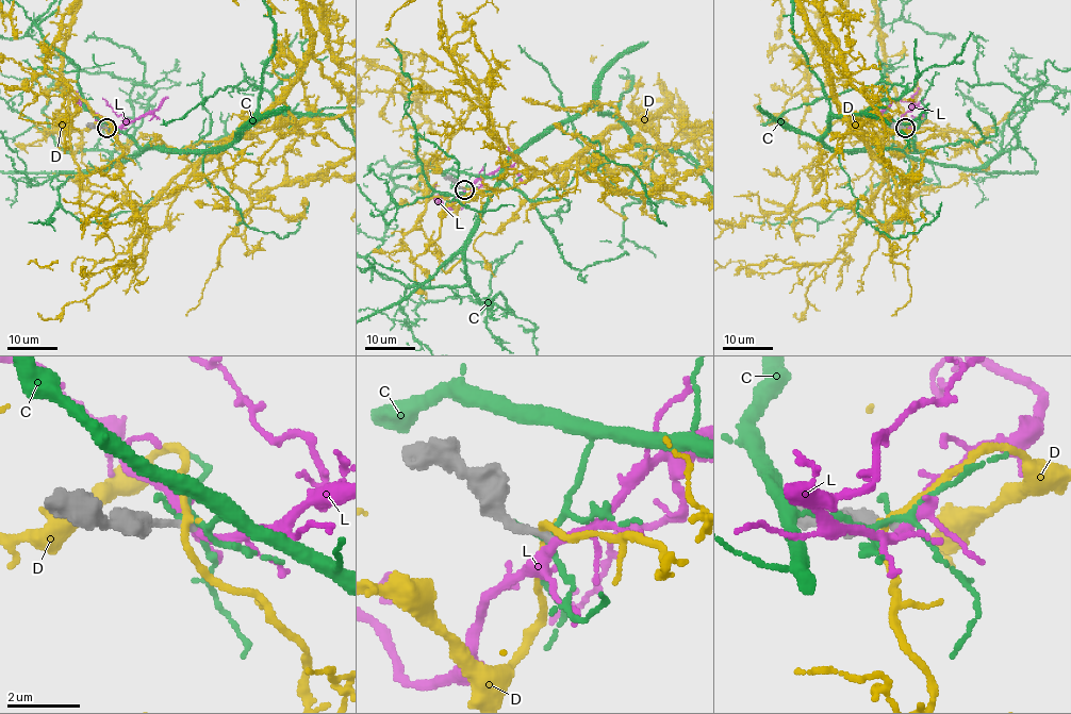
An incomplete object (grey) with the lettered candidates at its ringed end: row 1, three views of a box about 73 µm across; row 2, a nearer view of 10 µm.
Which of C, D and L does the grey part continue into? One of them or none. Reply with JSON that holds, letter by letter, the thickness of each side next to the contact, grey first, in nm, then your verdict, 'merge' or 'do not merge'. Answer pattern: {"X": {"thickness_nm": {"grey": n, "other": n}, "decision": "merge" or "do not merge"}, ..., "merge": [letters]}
{"C": {"thickness_nm": {"grey": 240, "other": 120}, "decision": "do not merge"}, "D": {"thickness_nm": {"grey": 240, "other": 170}, "decision": "do not merge"}, "L": {"thickness_nm": {"grey": 200, "other": 200}, "decision": "do not merge"}, "merge": []}

